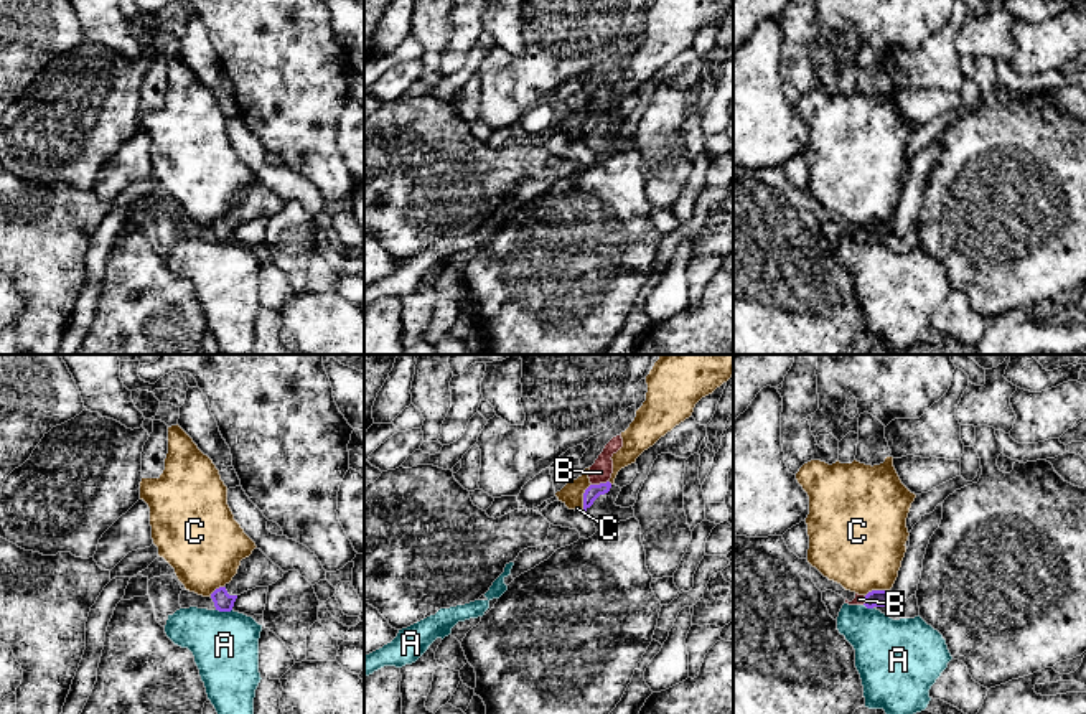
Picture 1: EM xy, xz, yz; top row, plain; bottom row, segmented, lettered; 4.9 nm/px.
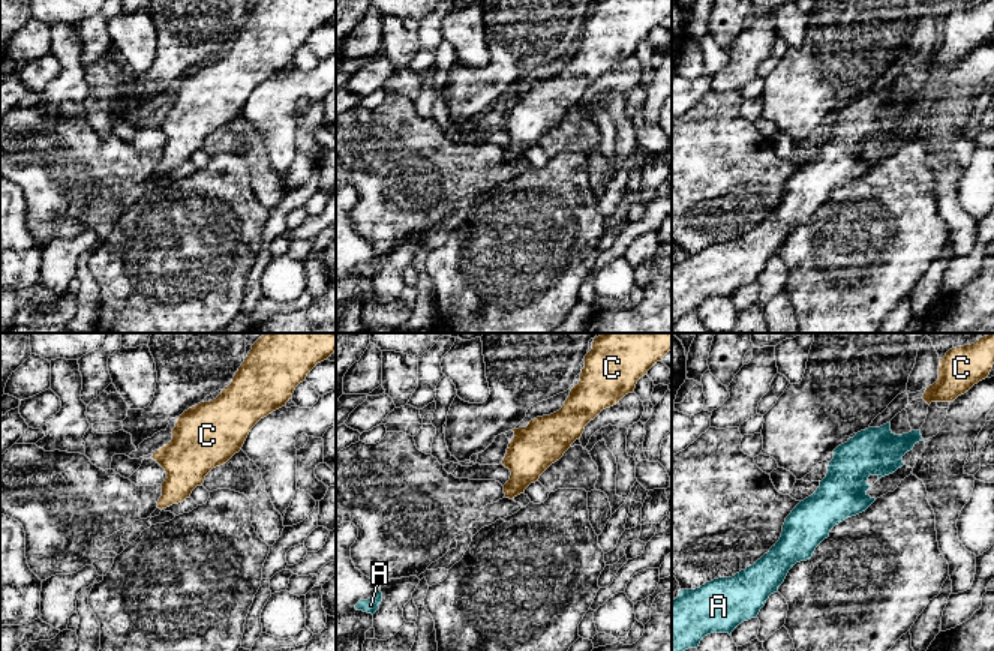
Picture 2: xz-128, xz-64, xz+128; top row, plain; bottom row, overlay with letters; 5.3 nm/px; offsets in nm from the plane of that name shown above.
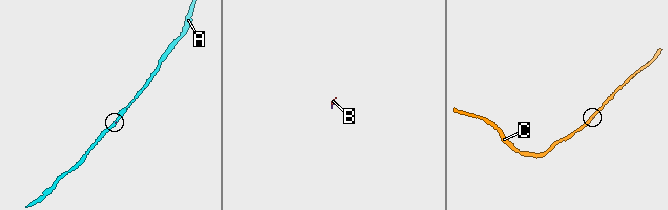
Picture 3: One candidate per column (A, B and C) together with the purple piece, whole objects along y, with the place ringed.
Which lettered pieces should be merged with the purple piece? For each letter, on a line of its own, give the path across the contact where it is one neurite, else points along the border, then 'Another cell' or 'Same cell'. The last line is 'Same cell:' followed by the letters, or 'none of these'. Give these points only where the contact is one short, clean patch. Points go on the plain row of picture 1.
A: Another cell
B: Path across: xz (592, 122), (600, 114), (600, 103). Same cell
C: Boundary: xz (590, 114), (584, 124), (584, 137), (580, 140). Another cell
Same cell: B

